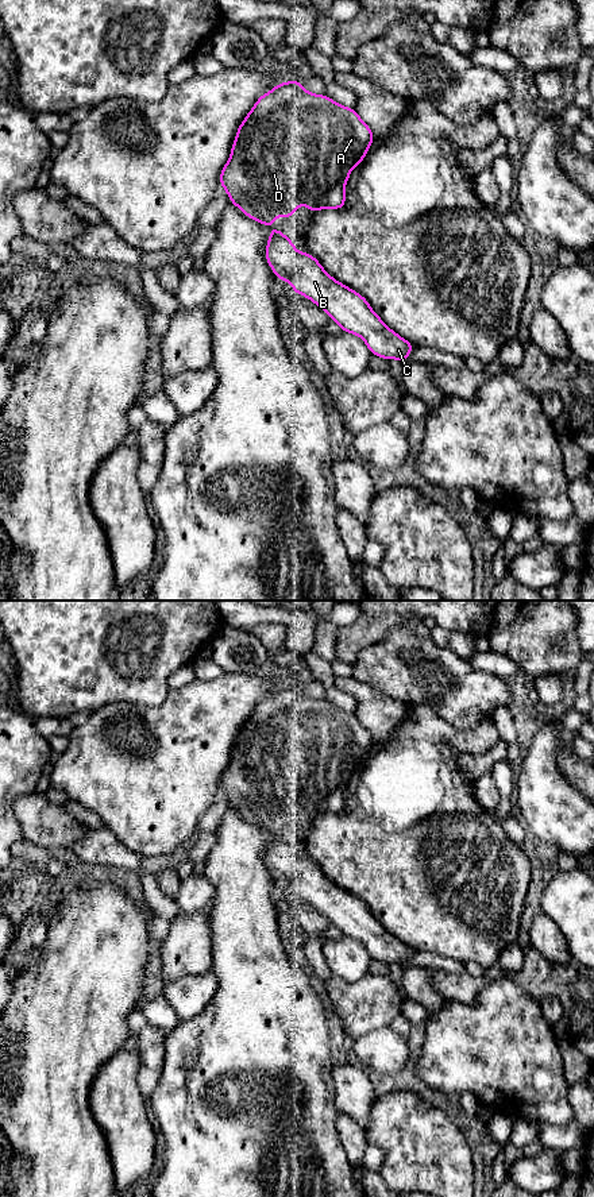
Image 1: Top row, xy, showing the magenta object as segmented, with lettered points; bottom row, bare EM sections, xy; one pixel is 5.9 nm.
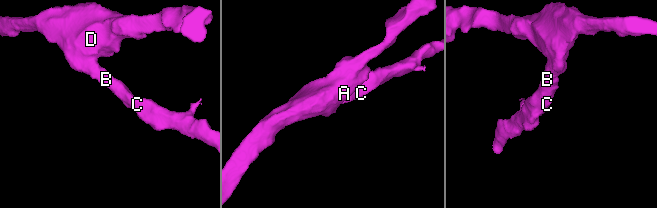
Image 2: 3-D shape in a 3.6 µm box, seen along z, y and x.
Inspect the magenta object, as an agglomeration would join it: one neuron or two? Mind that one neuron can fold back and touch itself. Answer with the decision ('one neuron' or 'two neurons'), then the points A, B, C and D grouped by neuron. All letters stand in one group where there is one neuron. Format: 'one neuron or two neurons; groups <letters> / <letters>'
one neuron; groups A B C D

